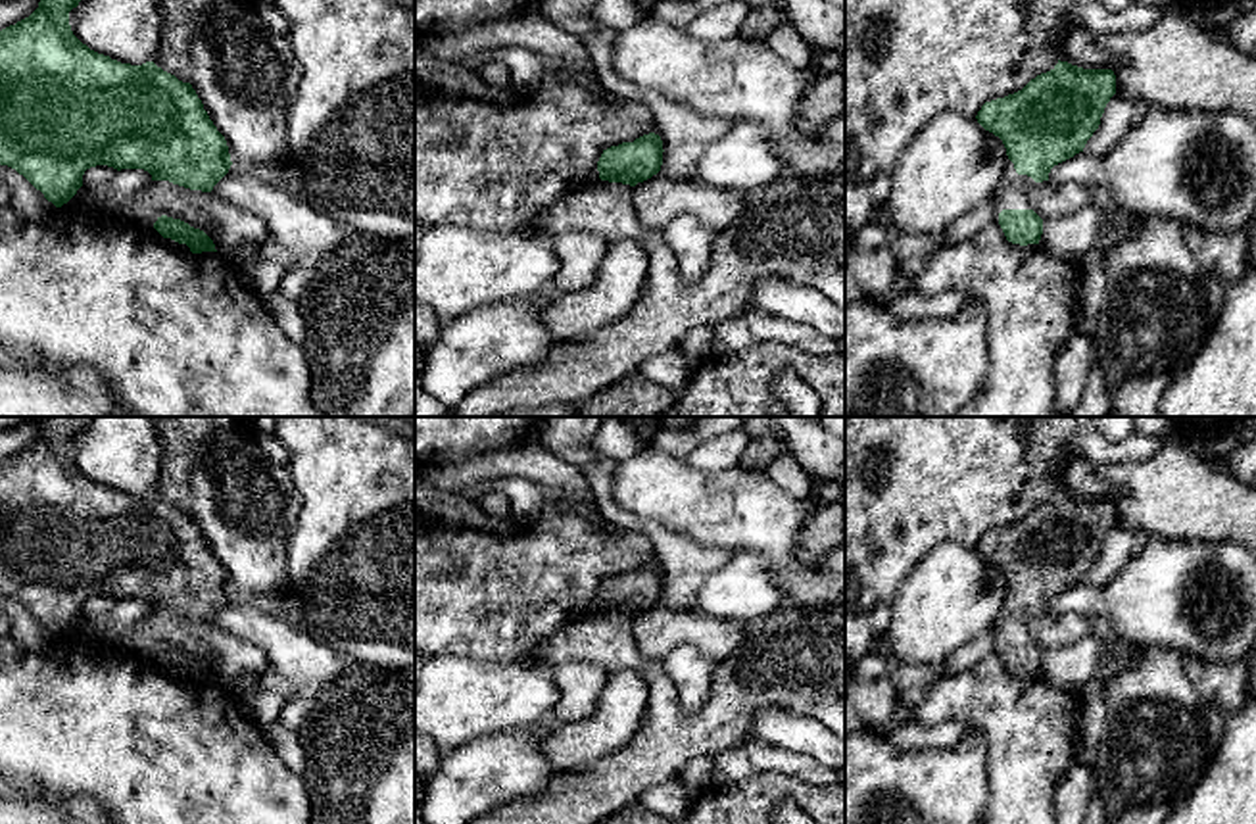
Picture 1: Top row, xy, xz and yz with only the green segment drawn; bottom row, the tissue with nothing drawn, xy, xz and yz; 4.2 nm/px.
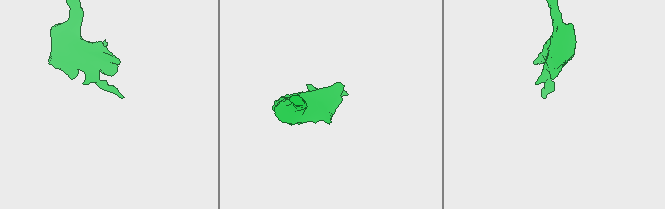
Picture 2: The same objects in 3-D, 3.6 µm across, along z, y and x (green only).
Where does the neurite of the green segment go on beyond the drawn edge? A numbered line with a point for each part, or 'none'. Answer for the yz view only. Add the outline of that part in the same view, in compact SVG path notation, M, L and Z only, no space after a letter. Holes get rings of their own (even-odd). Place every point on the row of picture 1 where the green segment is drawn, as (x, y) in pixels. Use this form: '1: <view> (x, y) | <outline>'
1: yz (1014, 191) | M1008 159L1001 184L991 196L997 211L995 223L999 223L1002 209L1031 209L1029 196L1037 184L1031 177L1018 175L1014 163Z

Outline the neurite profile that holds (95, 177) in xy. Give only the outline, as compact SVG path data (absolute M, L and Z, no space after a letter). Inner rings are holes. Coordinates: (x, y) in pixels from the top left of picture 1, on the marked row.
M108 165L90 167L83 175L83 188L94 192L100 186L108 184L115 173L117 173L117 169L108 167Z

